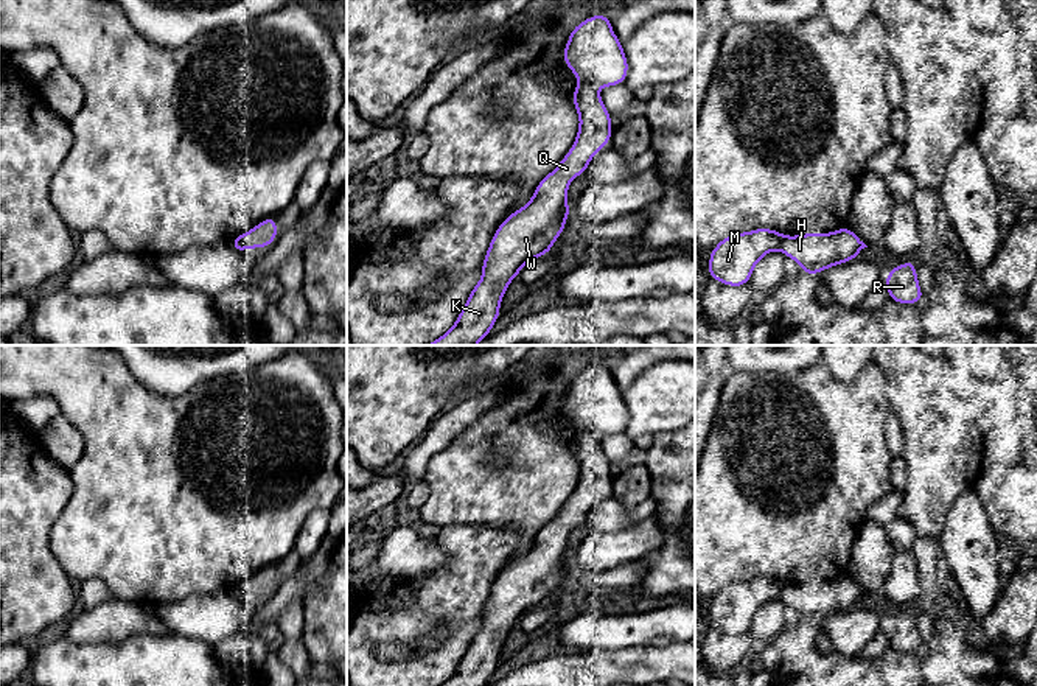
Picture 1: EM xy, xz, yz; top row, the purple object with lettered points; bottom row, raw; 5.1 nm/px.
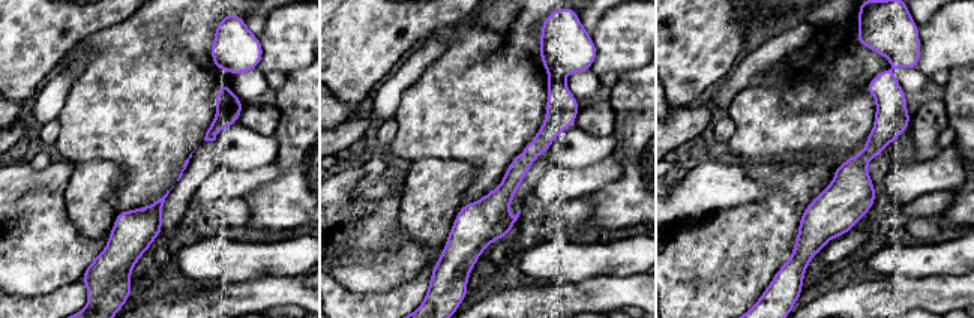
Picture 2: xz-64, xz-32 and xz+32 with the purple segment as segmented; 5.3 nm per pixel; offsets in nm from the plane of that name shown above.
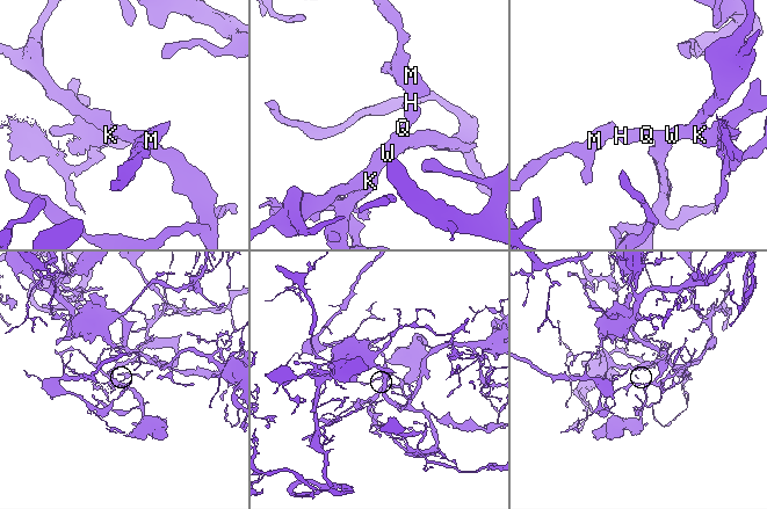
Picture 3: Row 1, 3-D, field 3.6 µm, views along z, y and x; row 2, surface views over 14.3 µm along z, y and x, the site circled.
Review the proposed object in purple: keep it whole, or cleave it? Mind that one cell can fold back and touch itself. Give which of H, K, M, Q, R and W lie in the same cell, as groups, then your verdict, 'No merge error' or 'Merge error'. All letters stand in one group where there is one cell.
Groups: H K Q R W / M. Merge error

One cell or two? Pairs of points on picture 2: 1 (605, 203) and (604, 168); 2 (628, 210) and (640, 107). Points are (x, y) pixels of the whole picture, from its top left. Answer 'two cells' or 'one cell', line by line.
1: two cells
2: one cell

